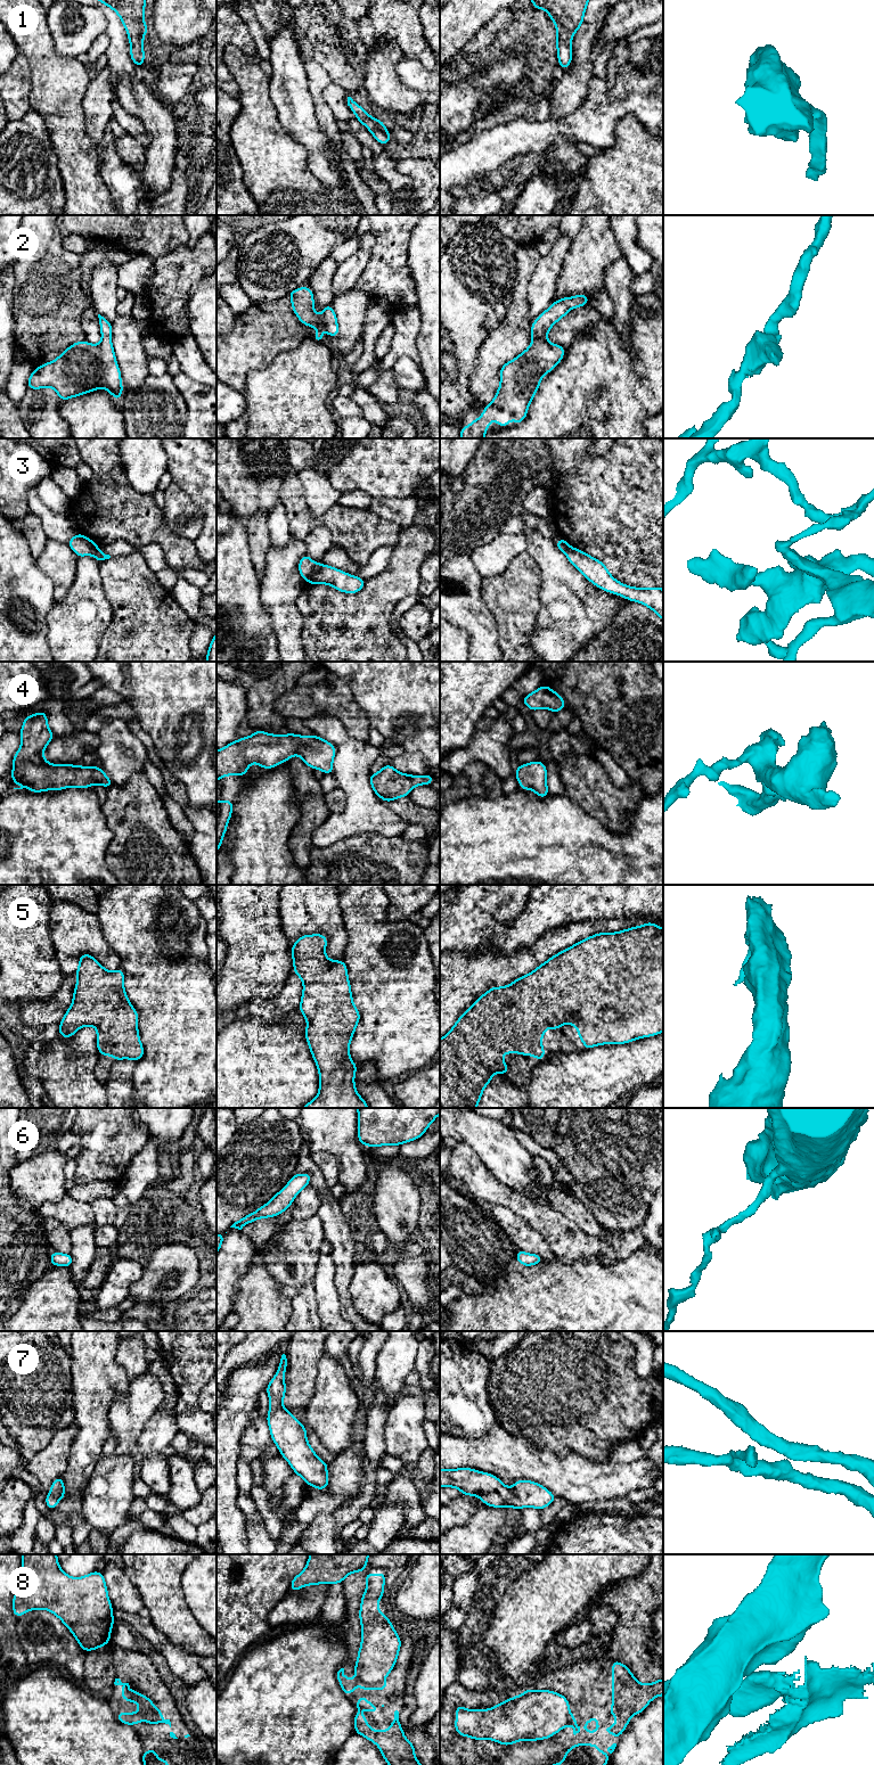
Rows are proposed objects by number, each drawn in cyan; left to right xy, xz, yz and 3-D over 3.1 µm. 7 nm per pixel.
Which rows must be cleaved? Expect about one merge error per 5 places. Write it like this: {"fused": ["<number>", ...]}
{"fused": ["3", "8"]}

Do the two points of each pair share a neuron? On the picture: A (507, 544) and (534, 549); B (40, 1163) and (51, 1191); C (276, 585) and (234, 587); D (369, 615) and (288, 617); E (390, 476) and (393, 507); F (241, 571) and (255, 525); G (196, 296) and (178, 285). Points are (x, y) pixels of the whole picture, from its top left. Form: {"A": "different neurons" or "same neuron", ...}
{"A": "different neurons", "B": "same neuron", "C": "different neurons", "D": "different neurons", "E": "different neurons", "F": "different neurons", "G": "different neurons"}

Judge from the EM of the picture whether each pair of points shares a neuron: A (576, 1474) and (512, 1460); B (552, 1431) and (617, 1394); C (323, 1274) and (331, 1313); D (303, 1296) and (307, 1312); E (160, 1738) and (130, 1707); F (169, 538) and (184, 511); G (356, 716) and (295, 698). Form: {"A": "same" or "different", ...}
{"A": "same", "B": "same", "C": "same", "D": "same", "E": "same", "F": "different", "G": "same"}

